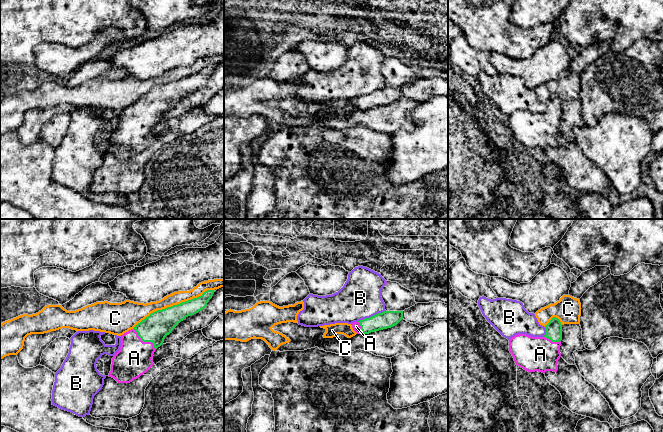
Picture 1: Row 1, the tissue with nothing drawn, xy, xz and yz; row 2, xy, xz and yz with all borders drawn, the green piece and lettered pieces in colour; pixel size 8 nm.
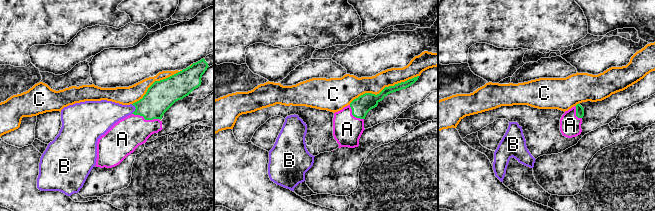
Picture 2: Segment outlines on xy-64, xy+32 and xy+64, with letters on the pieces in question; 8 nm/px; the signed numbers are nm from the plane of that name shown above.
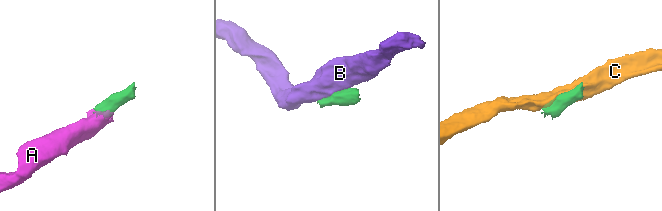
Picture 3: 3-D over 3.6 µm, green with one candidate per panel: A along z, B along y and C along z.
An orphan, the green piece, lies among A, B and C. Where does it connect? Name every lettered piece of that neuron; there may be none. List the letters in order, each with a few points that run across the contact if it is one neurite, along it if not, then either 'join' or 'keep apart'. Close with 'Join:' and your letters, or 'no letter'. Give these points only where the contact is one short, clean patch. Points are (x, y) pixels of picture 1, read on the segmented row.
A: line xy (154, 328), (144, 341), (137, 348), (134, 358); join
B: keep apart
C: keep apart
Join: A

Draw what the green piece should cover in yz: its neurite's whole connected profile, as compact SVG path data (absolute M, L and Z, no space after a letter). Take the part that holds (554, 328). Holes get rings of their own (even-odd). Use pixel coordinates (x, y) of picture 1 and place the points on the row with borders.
M553 317L545 329L543 337L518 334L509 339L509 351L517 366L528 372L557 372L561 357L562 324Z

